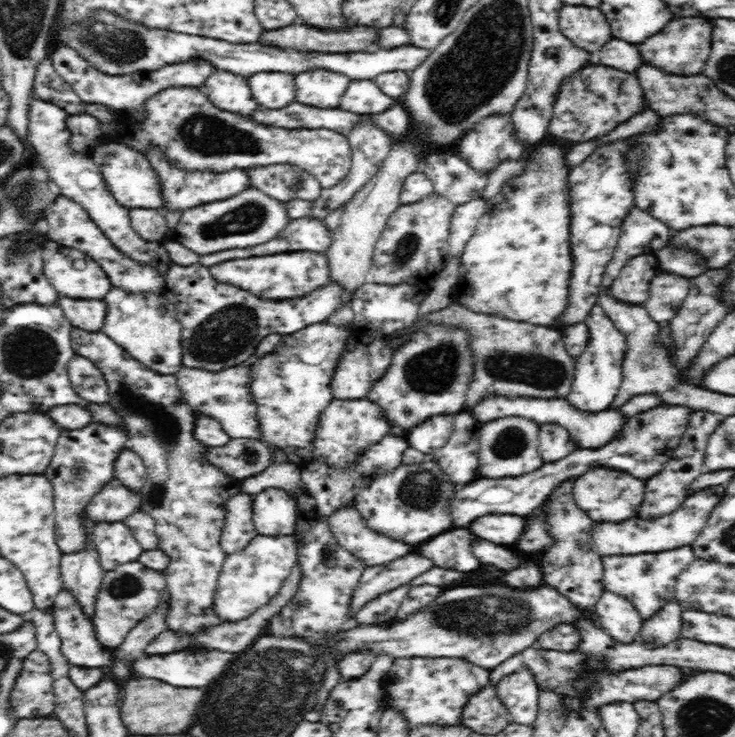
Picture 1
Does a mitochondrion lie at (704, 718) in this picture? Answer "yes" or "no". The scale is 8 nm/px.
yes

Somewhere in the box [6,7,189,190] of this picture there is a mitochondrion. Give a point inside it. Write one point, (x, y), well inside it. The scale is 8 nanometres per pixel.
(114, 44)

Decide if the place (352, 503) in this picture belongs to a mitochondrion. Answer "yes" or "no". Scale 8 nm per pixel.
no

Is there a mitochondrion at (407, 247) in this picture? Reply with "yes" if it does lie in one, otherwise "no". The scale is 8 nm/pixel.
yes

